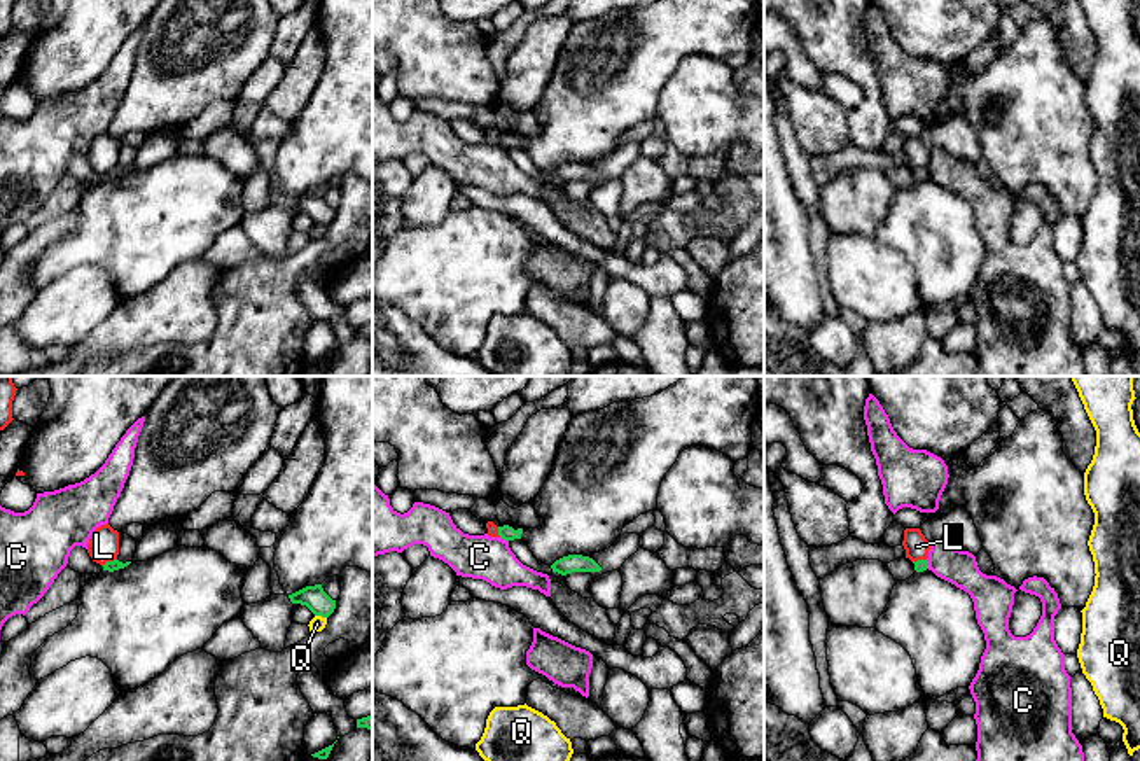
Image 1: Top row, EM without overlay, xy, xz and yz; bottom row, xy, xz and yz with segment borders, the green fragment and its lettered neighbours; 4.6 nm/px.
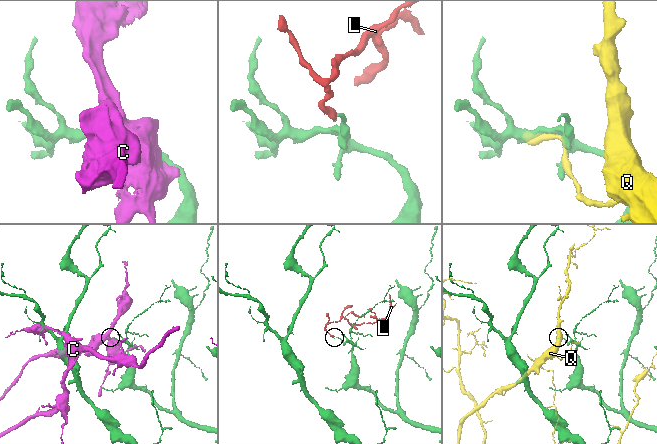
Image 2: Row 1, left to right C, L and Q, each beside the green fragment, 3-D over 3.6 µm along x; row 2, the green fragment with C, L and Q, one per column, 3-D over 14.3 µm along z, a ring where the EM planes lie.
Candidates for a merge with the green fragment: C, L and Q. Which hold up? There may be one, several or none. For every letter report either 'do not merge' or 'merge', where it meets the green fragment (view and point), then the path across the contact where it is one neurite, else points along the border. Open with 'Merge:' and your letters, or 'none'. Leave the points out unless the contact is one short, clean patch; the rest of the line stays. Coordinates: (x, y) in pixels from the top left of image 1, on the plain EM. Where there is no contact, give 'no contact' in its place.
Merge: none
C: do not merge | xz (504, 147)
L: do not merge | xy (109, 170) | along xy (116, 167), (102, 174)
Q: do not merge | xy (320, 223)

